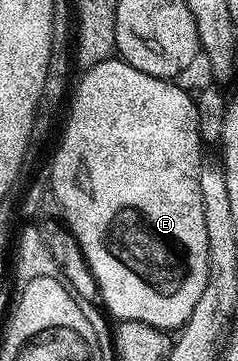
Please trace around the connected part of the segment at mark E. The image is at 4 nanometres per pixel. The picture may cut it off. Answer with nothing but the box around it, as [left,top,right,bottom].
[49,56,209,332]

